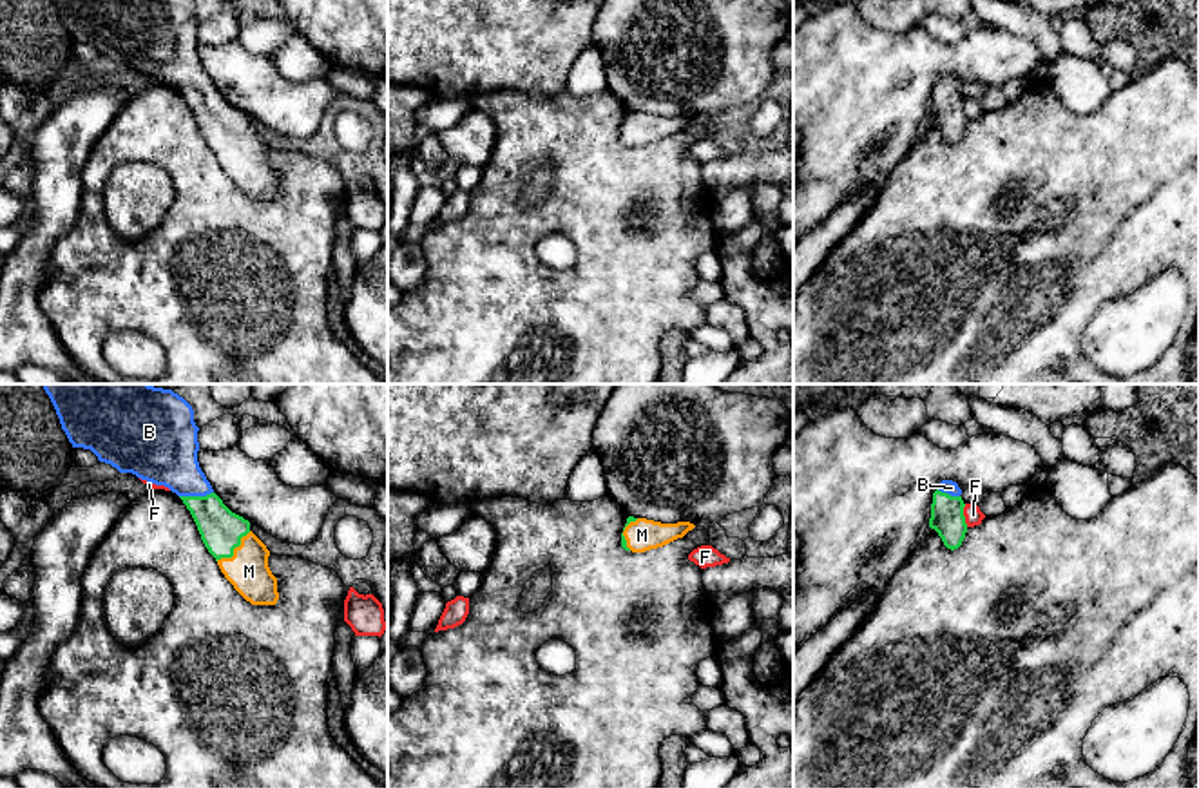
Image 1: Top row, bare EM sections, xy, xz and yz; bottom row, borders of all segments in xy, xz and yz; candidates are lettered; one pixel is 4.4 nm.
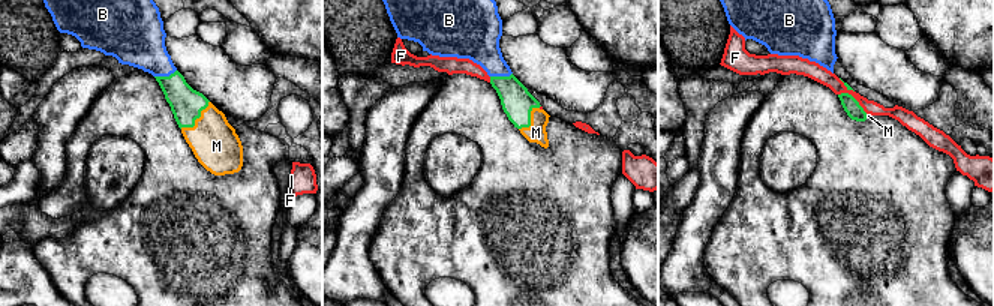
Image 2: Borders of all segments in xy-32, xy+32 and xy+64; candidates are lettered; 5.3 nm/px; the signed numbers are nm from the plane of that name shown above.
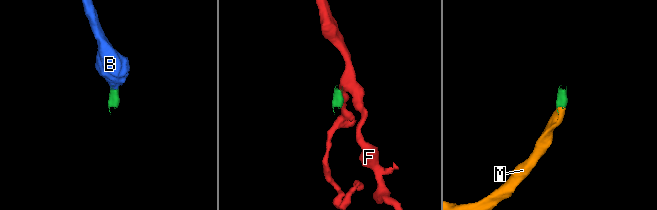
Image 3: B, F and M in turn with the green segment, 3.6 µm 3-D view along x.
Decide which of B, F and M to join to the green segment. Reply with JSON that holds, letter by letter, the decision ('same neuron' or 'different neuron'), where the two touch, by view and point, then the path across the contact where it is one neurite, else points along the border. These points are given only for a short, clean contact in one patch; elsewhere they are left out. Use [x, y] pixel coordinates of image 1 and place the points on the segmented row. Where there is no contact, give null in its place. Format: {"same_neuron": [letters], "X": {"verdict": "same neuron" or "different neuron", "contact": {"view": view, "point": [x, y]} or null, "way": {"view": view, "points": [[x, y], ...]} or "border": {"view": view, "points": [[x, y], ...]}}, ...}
{"same_neuron": ["B", "M"], "B": {"verdict": "same neuron", "contact": {"view": "xy", "point": [196, 497]}, "way": {"view": "xy", "points": [[221, 531], [196, 497], [163, 451]]}}, "F": {"verdict": "different neuron", "contact": {"view": "yz", "point": [962, 515]}, "border": {"view": "yz", "points": [[964, 504], [964, 522], [968, 526]]}}, "M": {"verdict": "same neuron", "contact": {"view": "xy", "point": [232, 551]}, "way": {"view": "xy", "points": [[221, 531], [232, 551], [249, 571]]}}}

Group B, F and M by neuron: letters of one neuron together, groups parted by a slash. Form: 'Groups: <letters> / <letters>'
Groups: B M / F

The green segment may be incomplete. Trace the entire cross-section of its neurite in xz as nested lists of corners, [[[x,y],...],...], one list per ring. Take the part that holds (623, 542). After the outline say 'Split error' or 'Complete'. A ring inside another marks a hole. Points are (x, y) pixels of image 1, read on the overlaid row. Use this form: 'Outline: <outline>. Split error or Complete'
Outline: [[[628,516],[621,533],[621,547],[632,553],[645,553],[683,538],[694,527],[690,522],[661,524]]]. Split error

